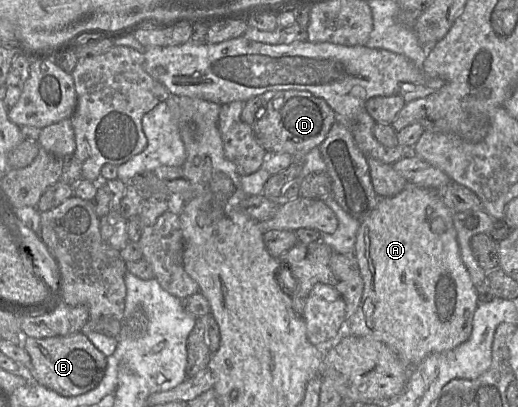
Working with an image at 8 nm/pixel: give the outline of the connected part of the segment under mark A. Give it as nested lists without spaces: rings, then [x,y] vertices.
[[[407,182],[397,195],[379,200],[376,208],[360,223],[356,234],[354,256],[364,288],[356,313],[346,320],[347,332],[383,342],[408,368],[415,368],[431,354],[456,348],[472,333],[478,295],[460,257],[452,219],[454,213],[434,189]]]

